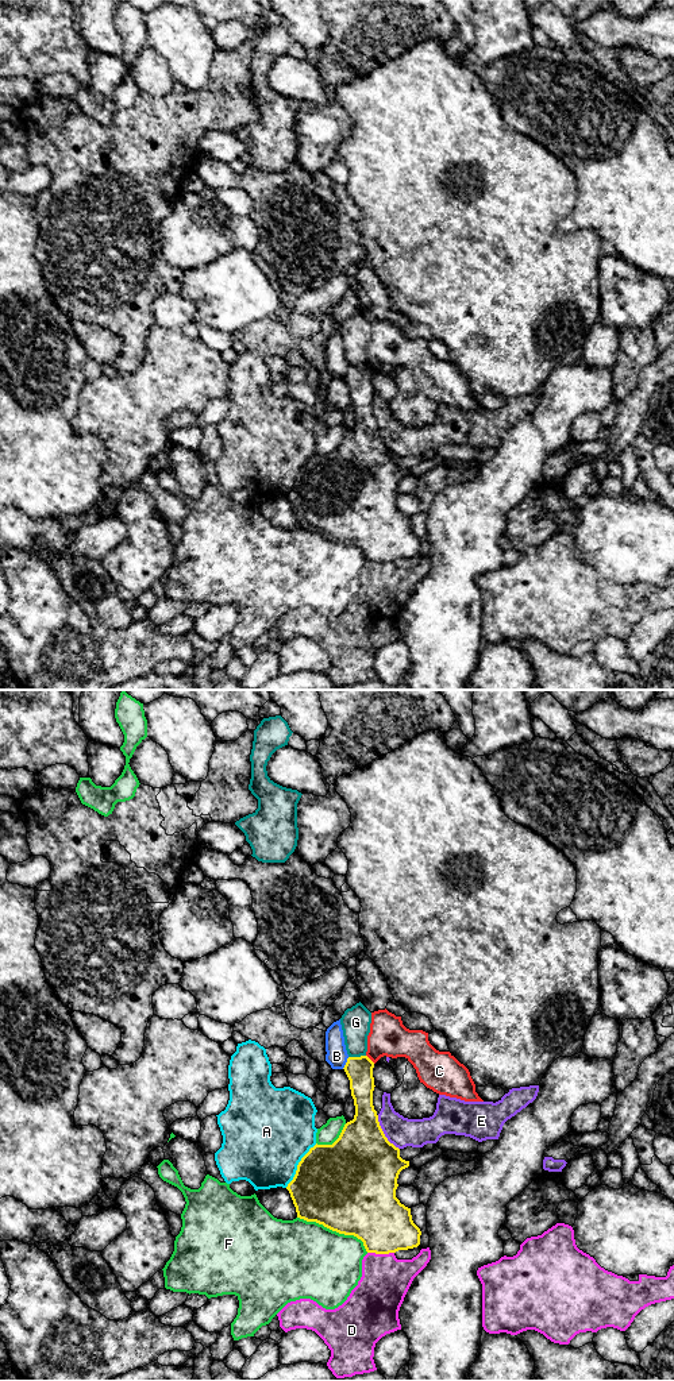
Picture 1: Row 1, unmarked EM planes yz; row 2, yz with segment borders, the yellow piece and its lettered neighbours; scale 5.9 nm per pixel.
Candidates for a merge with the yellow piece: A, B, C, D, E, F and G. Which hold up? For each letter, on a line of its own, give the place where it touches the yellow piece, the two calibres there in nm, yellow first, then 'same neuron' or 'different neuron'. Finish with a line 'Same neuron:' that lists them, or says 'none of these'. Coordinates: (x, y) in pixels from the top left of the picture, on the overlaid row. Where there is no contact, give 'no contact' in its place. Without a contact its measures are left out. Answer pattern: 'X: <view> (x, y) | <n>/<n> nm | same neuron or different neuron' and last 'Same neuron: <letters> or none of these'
A: yz (297, 1165) | 480/500 nm | different neuron
B: yz (346, 1063) | 160/130 nm | different neuron
C: yz (369, 1059) | 160/220 nm | different neuron
D: yz (381, 1253) | 340/300 nm | different neuron
E: yz (382, 1133) | 460/180 nm | different neuron
F: yz (335, 1230) | 500/460 nm | different neuron
G: yz (357, 1057) | 160/180 nm | different neuron
Same neuron: none of these

